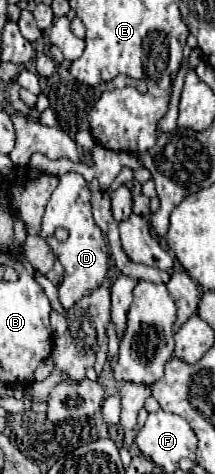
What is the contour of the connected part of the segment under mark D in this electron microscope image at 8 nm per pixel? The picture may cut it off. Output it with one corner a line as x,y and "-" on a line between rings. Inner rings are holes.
68,172
68,174
60,176
60,184
52,192
52,198
46,206
40,236
48,242
48,246
54,250
54,254
58,256
58,260
64,266
64,278
62,278
62,284
58,286
58,296
60,296
60,302
64,308
70,308
72,304
76,304
80,298
88,296
92,290
96,290
96,286
102,284
102,280
108,272
108,248
106,248
106,240
102,236
100,226
96,226
96,222
92,218
90,190
88,190
86,180
80,174
-
58,226
68,230
66,242
56,240
54,230

